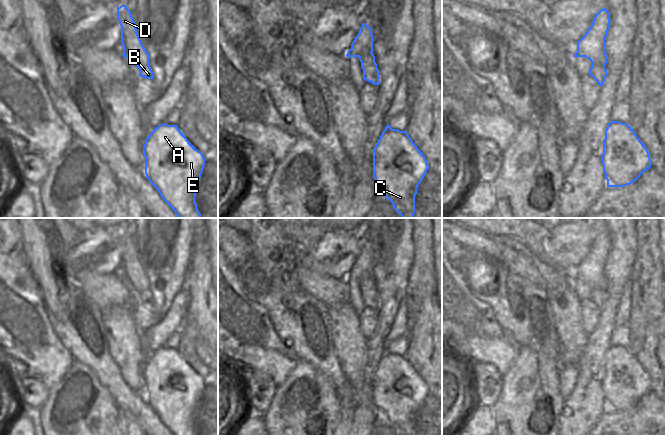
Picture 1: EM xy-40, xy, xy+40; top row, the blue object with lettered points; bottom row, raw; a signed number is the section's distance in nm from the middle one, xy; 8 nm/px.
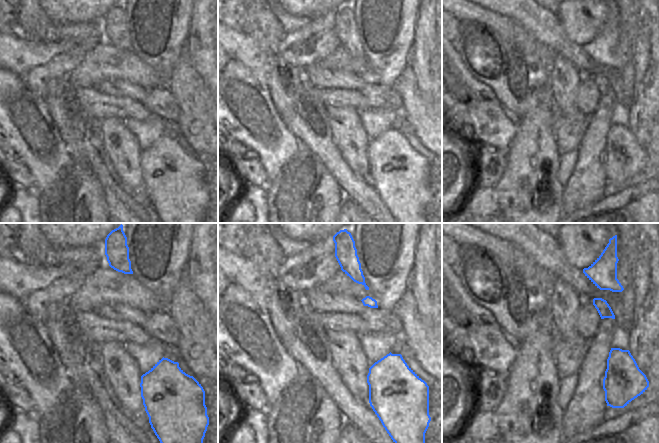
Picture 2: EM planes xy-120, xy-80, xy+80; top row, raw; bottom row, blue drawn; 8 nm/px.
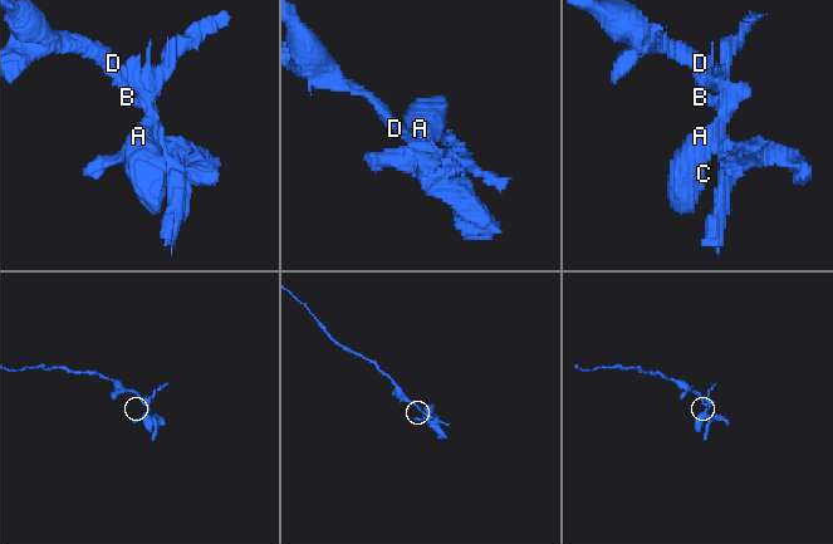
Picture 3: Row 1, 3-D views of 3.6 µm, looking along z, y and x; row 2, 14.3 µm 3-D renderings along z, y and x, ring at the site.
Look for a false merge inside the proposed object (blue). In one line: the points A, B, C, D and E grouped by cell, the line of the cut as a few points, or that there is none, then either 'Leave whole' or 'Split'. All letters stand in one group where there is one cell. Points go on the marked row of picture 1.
Groups: A C E / B D. Split along xy (360, 31), (360, 39), (351, 48). Split.

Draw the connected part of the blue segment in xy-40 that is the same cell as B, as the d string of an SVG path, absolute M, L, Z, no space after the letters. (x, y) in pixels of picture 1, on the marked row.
M126 5L117 8L117 20L121 26L121 44L123 49L130 49L132 60L139 68L139 77L153 79L153 72L149 66L149 54L137 40L137 28Z

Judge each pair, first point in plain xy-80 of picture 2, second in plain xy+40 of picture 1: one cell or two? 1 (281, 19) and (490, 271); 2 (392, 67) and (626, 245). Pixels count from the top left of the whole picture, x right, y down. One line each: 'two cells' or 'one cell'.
1: one cell
2: one cell

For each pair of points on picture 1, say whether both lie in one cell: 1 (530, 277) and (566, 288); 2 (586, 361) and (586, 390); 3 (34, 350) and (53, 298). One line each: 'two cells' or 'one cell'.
1: two cells
2: one cell
3: two cells

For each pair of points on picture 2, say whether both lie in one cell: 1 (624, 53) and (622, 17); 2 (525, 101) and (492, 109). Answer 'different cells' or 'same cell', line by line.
1: same cell
2: different cells

